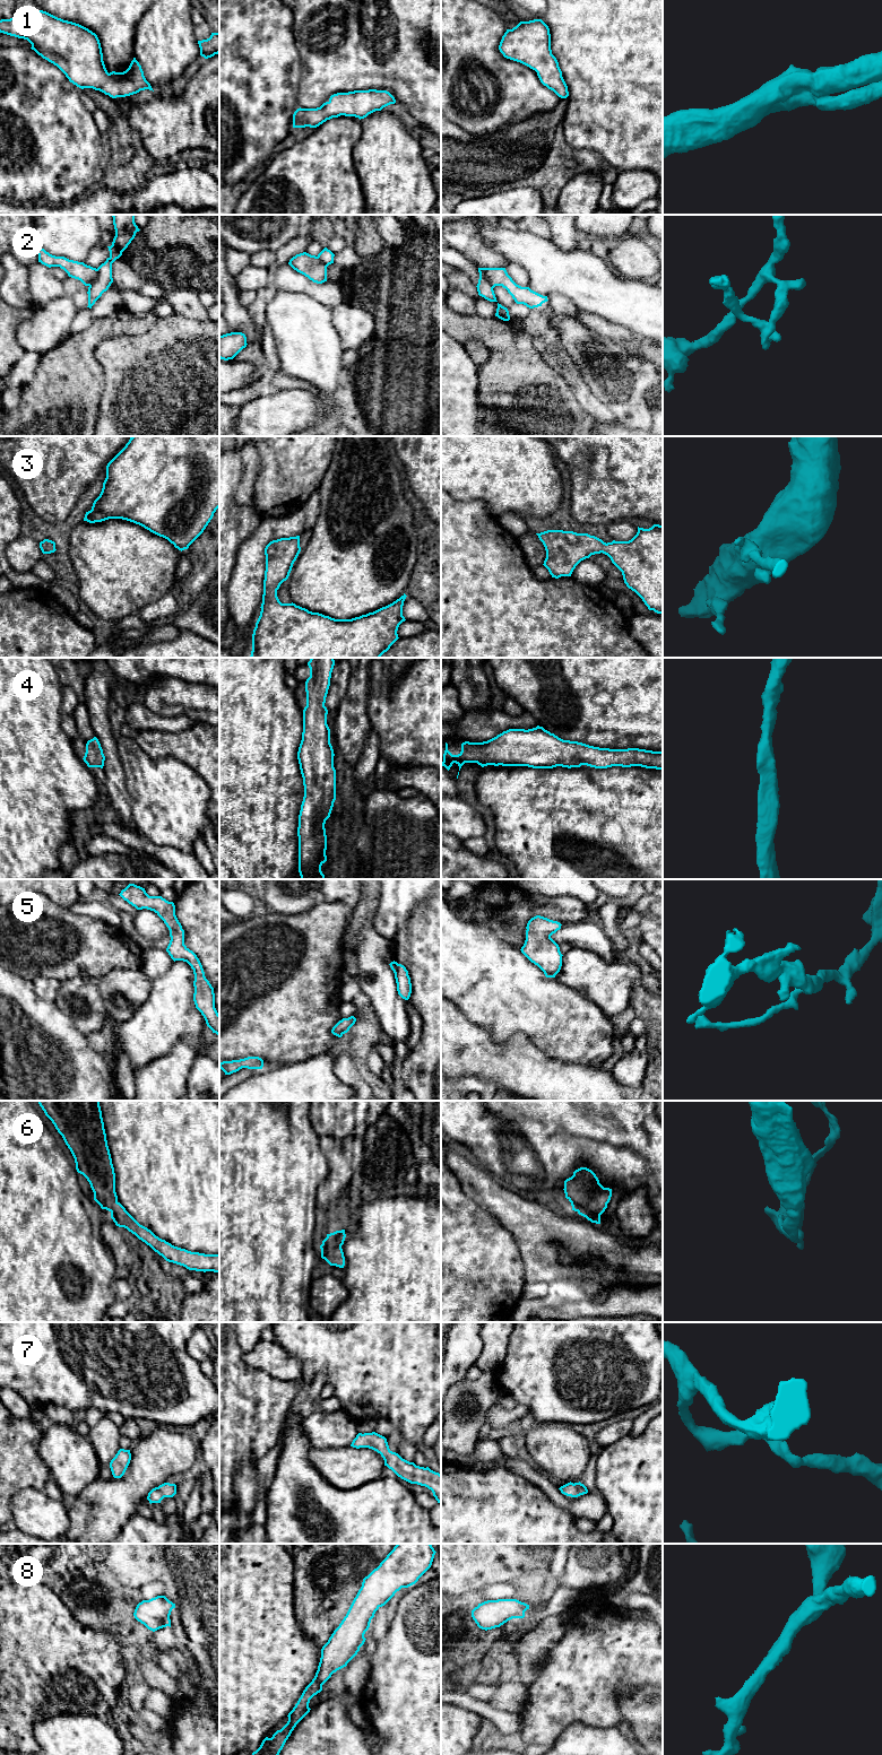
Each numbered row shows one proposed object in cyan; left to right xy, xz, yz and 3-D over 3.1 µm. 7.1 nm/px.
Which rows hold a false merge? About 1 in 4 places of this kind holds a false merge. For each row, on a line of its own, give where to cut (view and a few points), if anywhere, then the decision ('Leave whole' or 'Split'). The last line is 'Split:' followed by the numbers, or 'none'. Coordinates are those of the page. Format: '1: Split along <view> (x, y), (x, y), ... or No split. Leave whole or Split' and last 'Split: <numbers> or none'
1: No split. Leave whole
2: Split along yz (485, 268), (485, 277), (493, 287). Split
3: No split. Leave whole
4: No split. Leave whole
5: No split. Leave whole
6: No split. Leave whole
7: No split. Leave whole
8: No split. Leave whole
Split: 2

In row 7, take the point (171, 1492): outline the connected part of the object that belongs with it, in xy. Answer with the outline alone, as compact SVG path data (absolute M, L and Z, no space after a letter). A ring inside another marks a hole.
M164 1483L153 1488L147 1496L149 1503L161 1503L164 1497L173 1497L176 1494L176 1485Z

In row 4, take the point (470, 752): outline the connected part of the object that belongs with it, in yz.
M537 726L528 730L509 729L483 742L465 741L461 744L461 751L458 755L452 755L448 750L448 744L446 742L443 762L441 765L449 771L453 763L459 766L459 771L465 763L477 763L482 767L487 765L502 765L528 766L533 768L553 768L556 766L571 768L587 765L595 768L641 766L646 768L663 770L663 751L639 748L609 749L594 747L578 741L563 740L545 730L543 727Z

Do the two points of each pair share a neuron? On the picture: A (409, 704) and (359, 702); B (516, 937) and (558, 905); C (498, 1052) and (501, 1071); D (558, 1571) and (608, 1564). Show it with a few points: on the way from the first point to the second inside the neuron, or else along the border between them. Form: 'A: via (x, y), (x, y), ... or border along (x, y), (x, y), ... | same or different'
A: border along (368, 676), (369, 696), (366, 715), (373, 728) | different
B: via (518, 923), (532, 910), (544, 910) | same
C: via (498, 1057), (501, 1067) | same
D: border along (567, 1555), (564, 1571), (559, 1582), (579, 1591) | different

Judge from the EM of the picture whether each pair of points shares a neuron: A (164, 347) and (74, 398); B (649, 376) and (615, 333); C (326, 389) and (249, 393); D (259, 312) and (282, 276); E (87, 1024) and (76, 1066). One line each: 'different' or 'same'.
A: different
B: different
C: different
D: different
E: different

